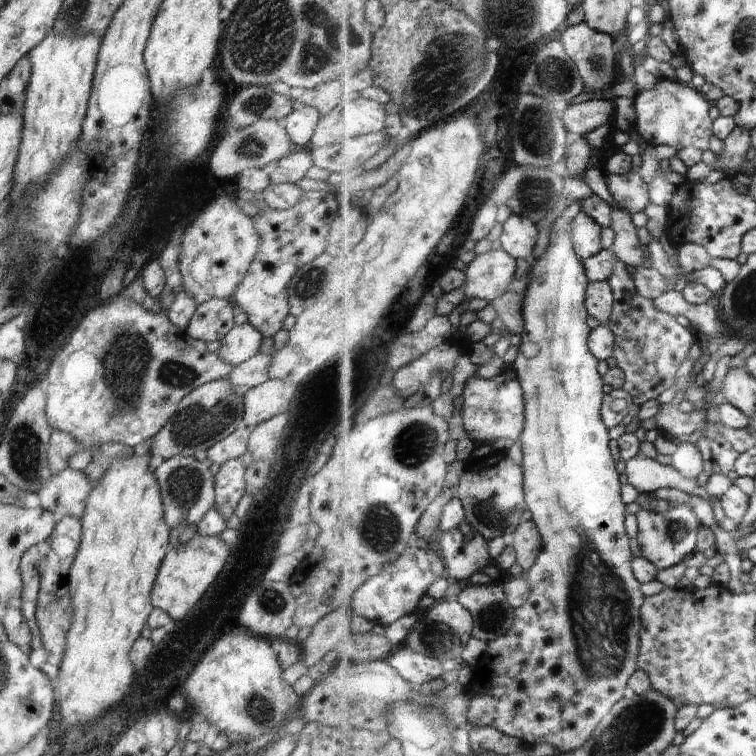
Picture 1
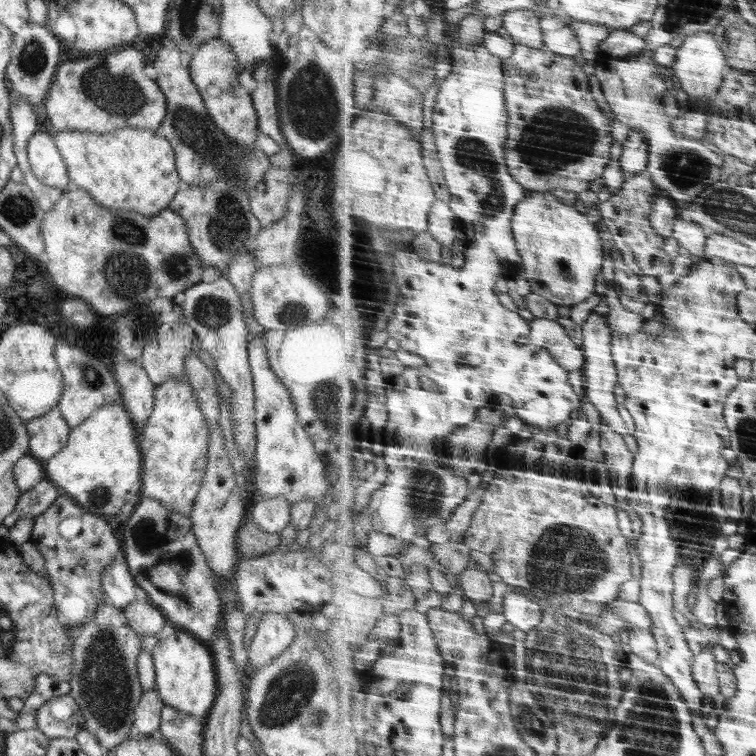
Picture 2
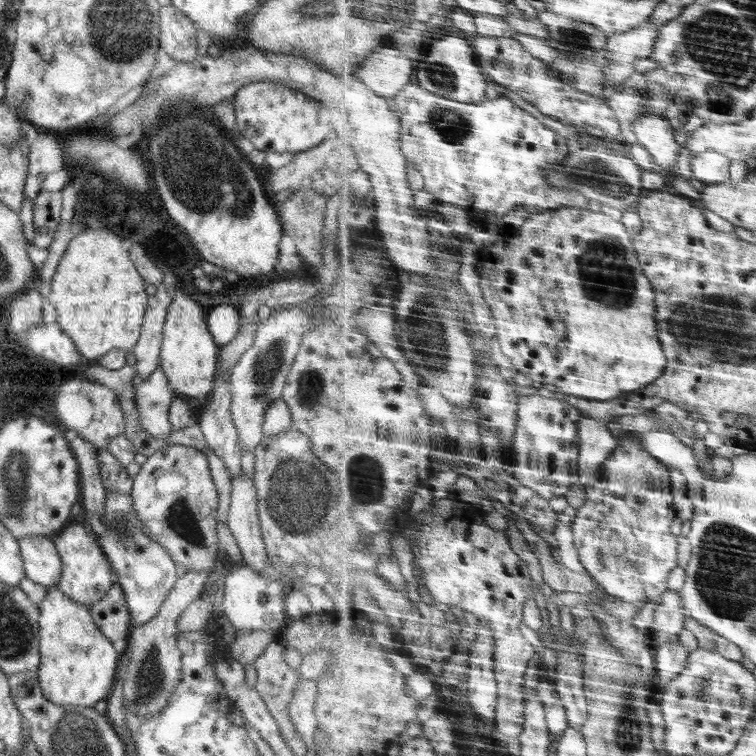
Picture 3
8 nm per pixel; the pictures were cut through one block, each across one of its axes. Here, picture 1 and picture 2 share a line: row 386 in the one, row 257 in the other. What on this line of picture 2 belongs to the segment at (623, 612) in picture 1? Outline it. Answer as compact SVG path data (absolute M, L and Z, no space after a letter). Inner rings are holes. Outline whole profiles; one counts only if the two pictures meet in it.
M534 191L534 196L529 195L519 204L513 219L513 231L533 293L558 306L571 308L596 294L606 254L598 226L590 219L551 191Z

